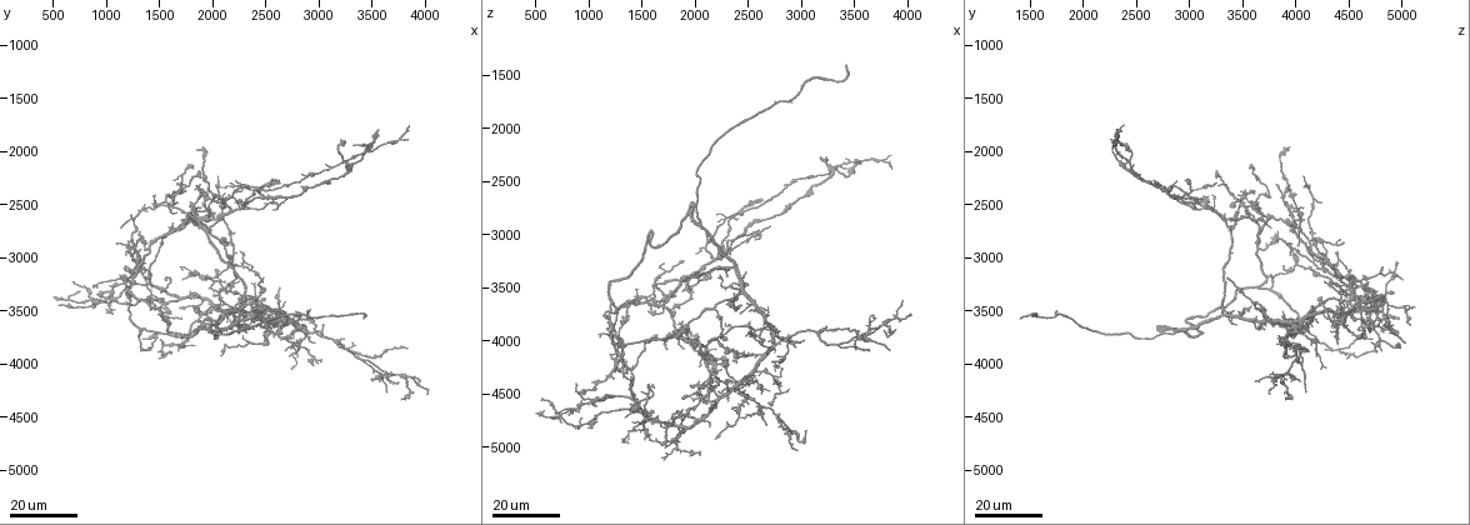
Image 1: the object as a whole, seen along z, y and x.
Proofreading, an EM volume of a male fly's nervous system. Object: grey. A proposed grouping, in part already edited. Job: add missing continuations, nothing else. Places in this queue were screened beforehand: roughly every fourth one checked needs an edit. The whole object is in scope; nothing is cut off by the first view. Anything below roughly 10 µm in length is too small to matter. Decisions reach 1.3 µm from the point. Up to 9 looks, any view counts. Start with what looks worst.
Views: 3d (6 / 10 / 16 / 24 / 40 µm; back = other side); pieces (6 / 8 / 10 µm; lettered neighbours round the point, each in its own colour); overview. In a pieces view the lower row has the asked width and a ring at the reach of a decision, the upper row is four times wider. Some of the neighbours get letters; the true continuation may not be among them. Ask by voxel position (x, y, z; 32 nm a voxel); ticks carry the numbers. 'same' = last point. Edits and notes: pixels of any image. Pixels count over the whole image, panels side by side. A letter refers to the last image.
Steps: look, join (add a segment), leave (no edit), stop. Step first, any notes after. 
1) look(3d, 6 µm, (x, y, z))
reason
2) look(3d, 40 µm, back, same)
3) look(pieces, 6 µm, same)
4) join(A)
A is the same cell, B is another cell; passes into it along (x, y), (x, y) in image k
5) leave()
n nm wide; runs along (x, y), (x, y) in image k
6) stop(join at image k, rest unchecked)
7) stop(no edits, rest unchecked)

look(3d, 16 µm, (3420, 3580, 1420))
branch stops here

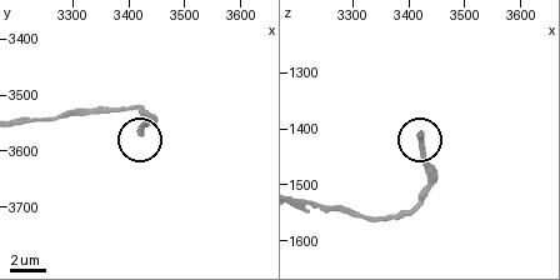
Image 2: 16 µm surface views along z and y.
look(pieces, 10 µm, (3425, 3575, 1405))
see the neighbours

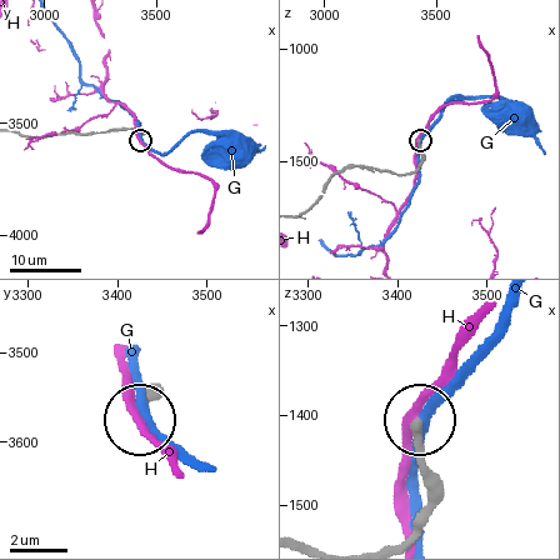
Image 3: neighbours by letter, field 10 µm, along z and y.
leave()
250 nm wide; G and H are other cells; no lettered segment goes on from it

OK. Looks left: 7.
look(3d, 24 µm, (2460, 3200, 3360))
branch stops here

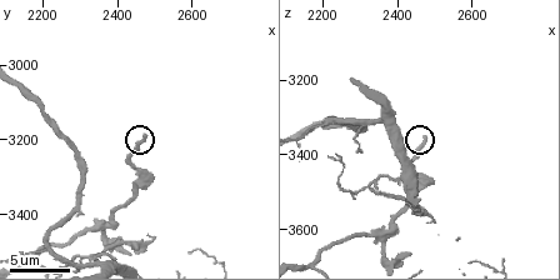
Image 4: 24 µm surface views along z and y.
look(pieces, 8 µm, (2480, 3190, 3350))

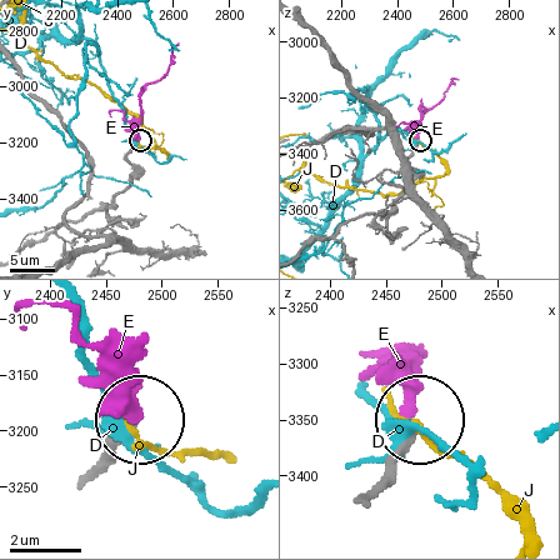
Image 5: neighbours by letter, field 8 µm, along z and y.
join(E)
E is the same cell, D and J are other cells; it goes on there

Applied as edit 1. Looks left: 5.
look(overview)

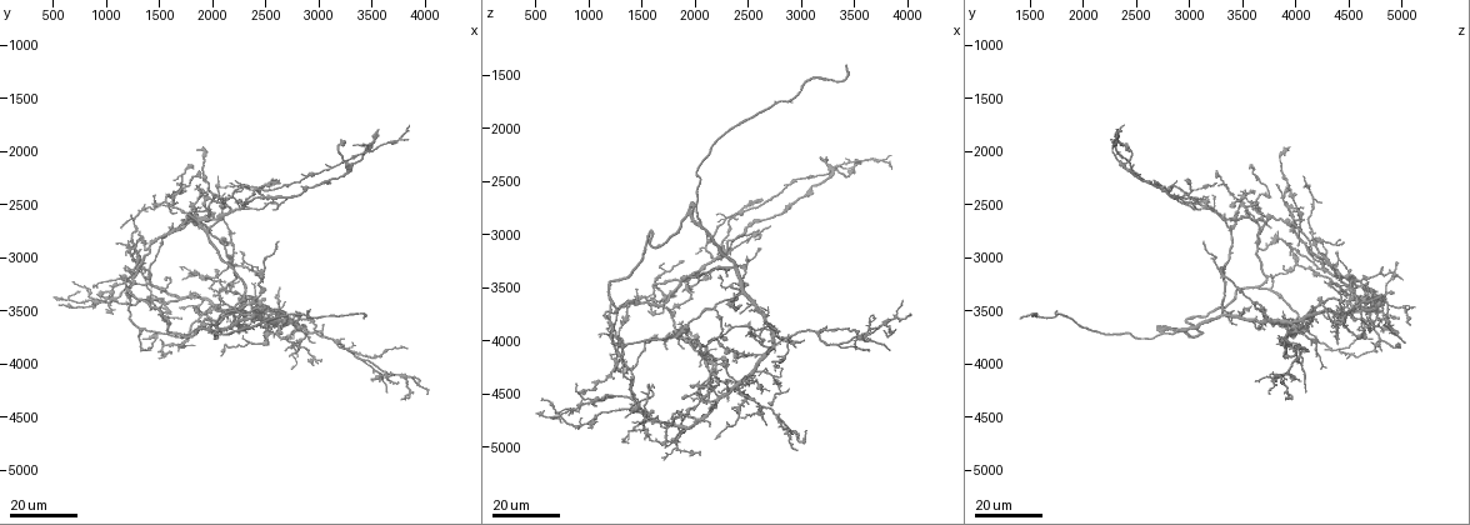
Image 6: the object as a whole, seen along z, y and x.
look(3d, 16 µm, (1560, 3220, 4400))
branch stops here

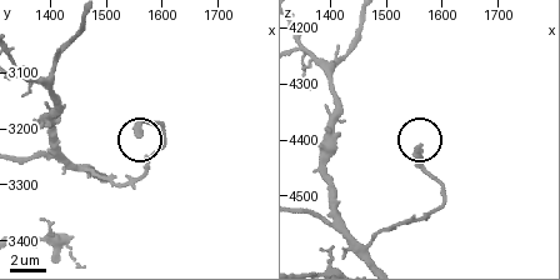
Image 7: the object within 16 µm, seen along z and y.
look(pieces, 10 µm, (1560, 3205, 4415))

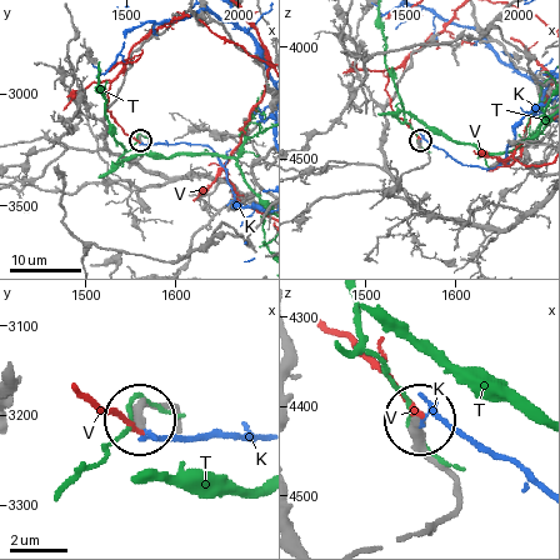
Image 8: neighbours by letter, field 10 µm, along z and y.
leave()
K, T and V are other cells; runs along (424, 530), (448, 514), (455, 485), (420, 423) in image 8; none of them fits

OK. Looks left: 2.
look(3d, 24 µm, (2720, 3920, 4200))
thin end

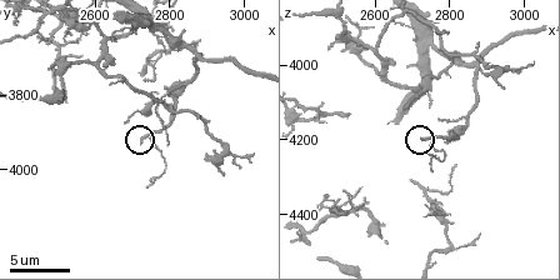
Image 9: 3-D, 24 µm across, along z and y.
look(pieces, 10 µm, (2720, 3930, 4190))

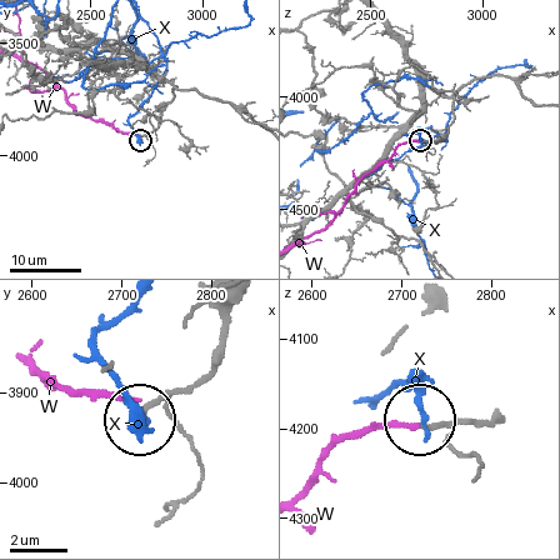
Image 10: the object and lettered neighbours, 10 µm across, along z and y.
leave()
140 nm wide; W and X are other cells; runs along (503, 421), (421, 424) in image 10; none of them fits

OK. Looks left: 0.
stop(join at image 5, rest unchecked)

